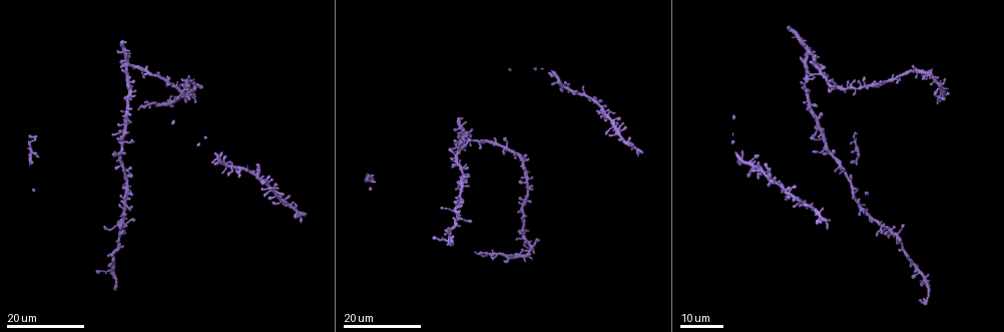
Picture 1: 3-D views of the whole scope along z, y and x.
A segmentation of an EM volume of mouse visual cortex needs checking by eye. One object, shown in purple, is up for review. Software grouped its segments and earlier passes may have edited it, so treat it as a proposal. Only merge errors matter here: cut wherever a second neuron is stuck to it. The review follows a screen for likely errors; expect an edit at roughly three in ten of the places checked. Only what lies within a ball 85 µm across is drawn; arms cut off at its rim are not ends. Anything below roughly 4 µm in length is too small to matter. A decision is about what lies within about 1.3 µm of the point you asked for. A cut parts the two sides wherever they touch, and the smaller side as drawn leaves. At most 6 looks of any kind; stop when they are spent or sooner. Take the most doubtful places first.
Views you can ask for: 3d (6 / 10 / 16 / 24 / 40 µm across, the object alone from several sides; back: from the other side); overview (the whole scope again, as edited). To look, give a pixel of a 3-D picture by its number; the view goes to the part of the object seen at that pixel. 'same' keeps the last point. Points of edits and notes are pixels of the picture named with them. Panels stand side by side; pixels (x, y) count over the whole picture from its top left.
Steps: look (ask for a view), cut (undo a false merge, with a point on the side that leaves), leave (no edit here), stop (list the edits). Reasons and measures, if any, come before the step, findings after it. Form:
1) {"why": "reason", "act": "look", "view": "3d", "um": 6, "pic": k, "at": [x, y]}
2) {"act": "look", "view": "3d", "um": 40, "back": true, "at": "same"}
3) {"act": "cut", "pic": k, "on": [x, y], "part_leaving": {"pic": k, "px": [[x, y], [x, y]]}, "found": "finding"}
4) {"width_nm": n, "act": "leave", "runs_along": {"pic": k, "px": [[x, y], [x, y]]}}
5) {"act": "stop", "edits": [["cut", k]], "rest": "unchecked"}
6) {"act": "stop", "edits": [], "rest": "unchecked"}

{"why": "looks like a crossing", "act": "look", "view": "3d", "um": 24, "pic": 1, "at": [841, 165]}

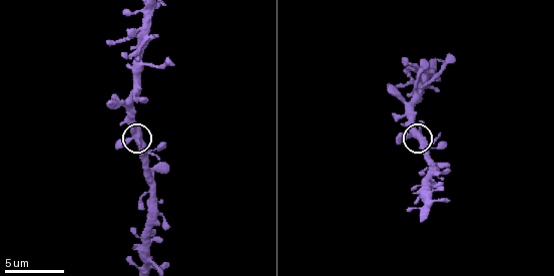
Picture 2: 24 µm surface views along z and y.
{"act": "look", "view": "3d", "um": 6, "pic": 2, "at": [136, 139]}

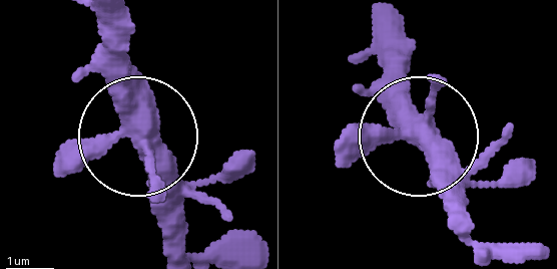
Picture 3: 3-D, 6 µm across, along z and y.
{"arms": 4, "act": "leave", "runs_along": {"pic": 3, "px": [[125, 17], [125, 113], [161, 253]]}, "found": "all the same neuron"}

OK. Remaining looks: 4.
{"why": "small branch off a trunk", "act": "look", "view": "3d", "um": 16, "pic": 1, "at": [897, 233]}

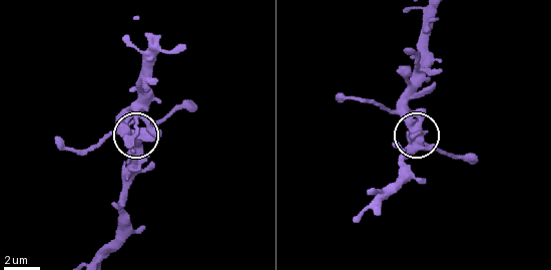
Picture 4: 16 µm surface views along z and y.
{"act": "look", "view": "3d", "um": 6, "at": "same"}

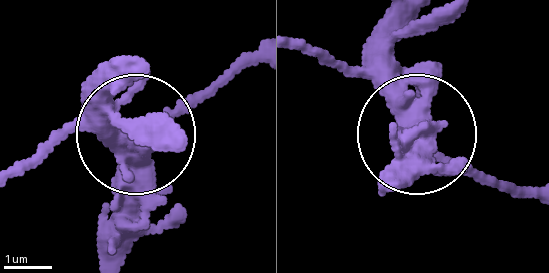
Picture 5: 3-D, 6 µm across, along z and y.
{"arms": 4, "act": "leave", "found": "all the same neuron"}

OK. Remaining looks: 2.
{"act": "stop", "edits": [], "rest": "unchecked"}

